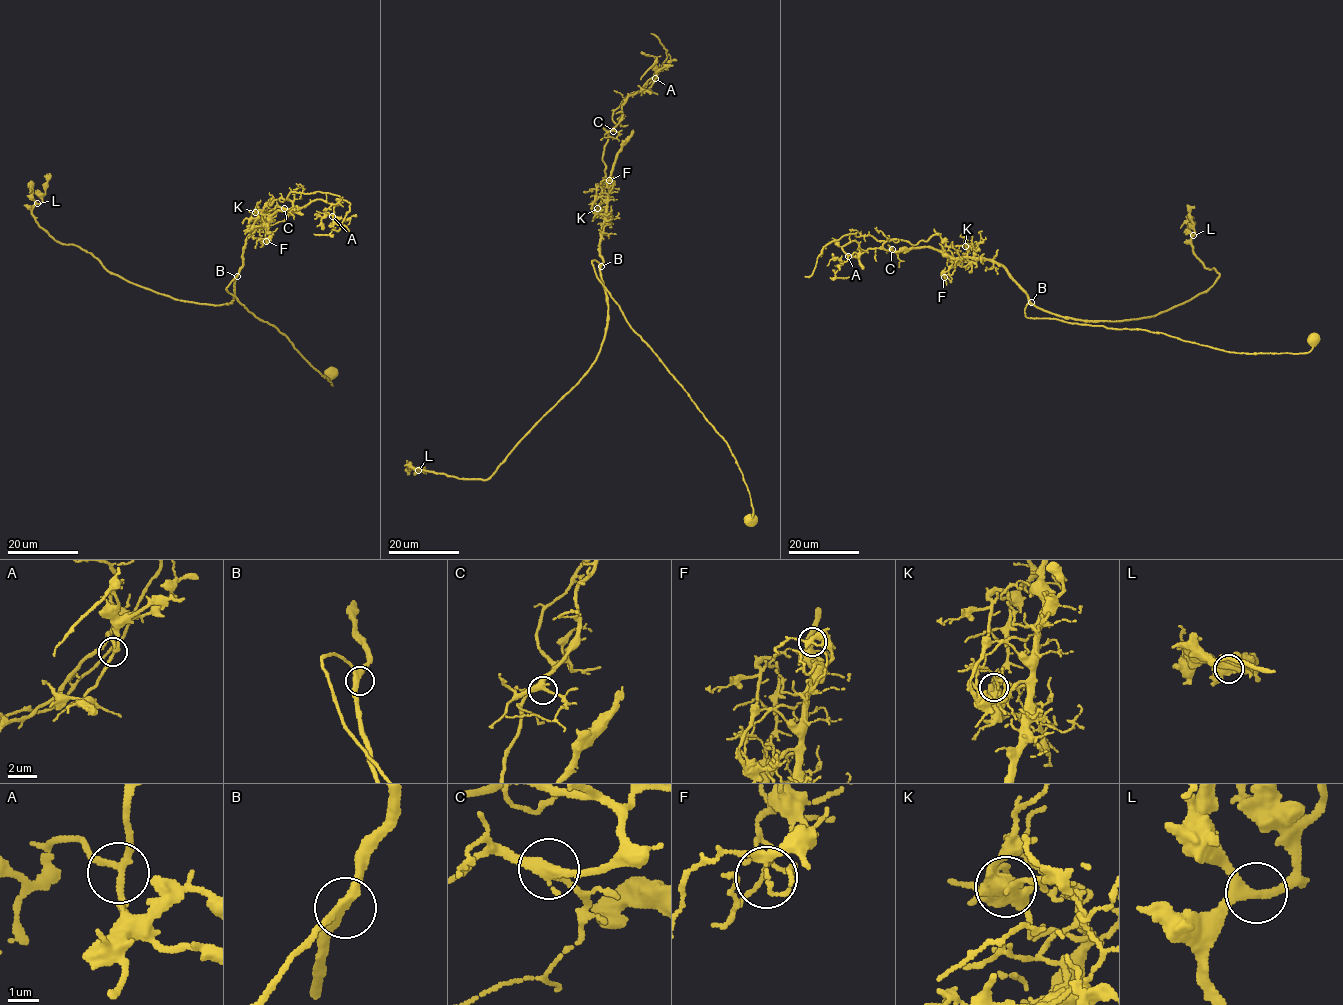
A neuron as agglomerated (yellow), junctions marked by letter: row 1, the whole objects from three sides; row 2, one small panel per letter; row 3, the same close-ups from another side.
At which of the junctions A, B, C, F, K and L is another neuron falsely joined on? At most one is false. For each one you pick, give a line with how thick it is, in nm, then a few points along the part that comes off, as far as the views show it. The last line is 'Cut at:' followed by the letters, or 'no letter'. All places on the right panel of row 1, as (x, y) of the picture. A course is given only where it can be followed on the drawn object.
F: calibre 170 nm; course (944, 277), (954, 270), (955, 261), (938, 234), (915, 244), (856, 232), (826, 244), (812, 273), (804, 276)
Cut at: F

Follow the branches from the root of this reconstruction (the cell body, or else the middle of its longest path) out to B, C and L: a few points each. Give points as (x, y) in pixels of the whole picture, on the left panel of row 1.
B: (332, 374), (332, 385), (303, 357), (286, 335), (256, 317), (228, 292), (226, 287), (237, 276)
C: (332, 374), (332, 385), (226, 288), (247, 238), (265, 224), (264, 205), (282, 198), (292, 203), (284, 208)
L: (332, 374), (332, 385), (228, 292), (236, 276), (228, 304), (159, 294), (53, 240), (32, 212), (37, 203)

